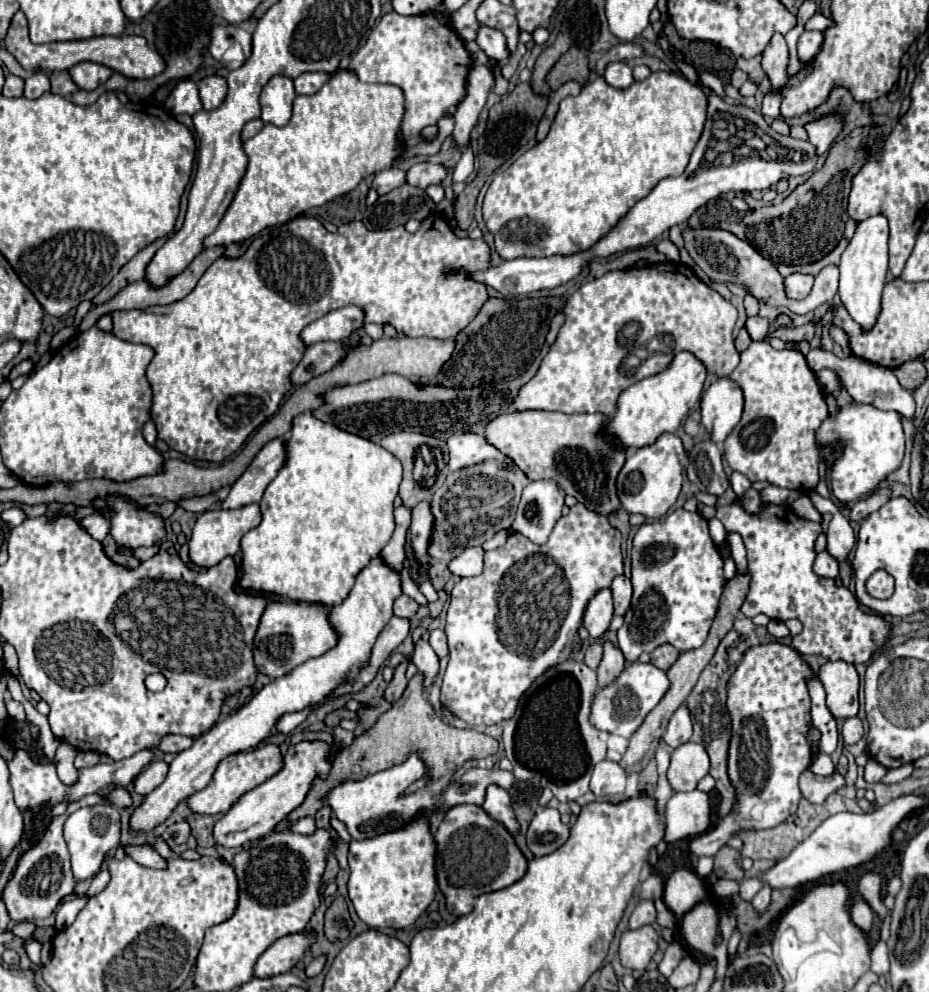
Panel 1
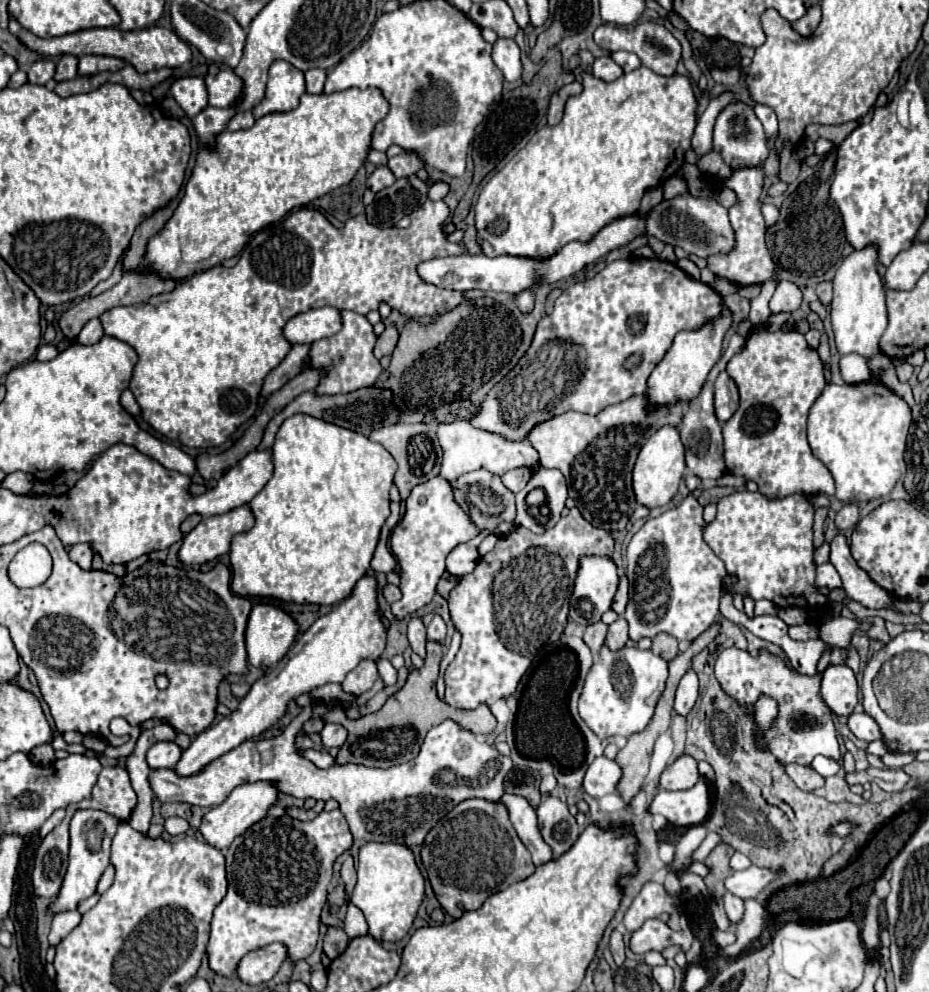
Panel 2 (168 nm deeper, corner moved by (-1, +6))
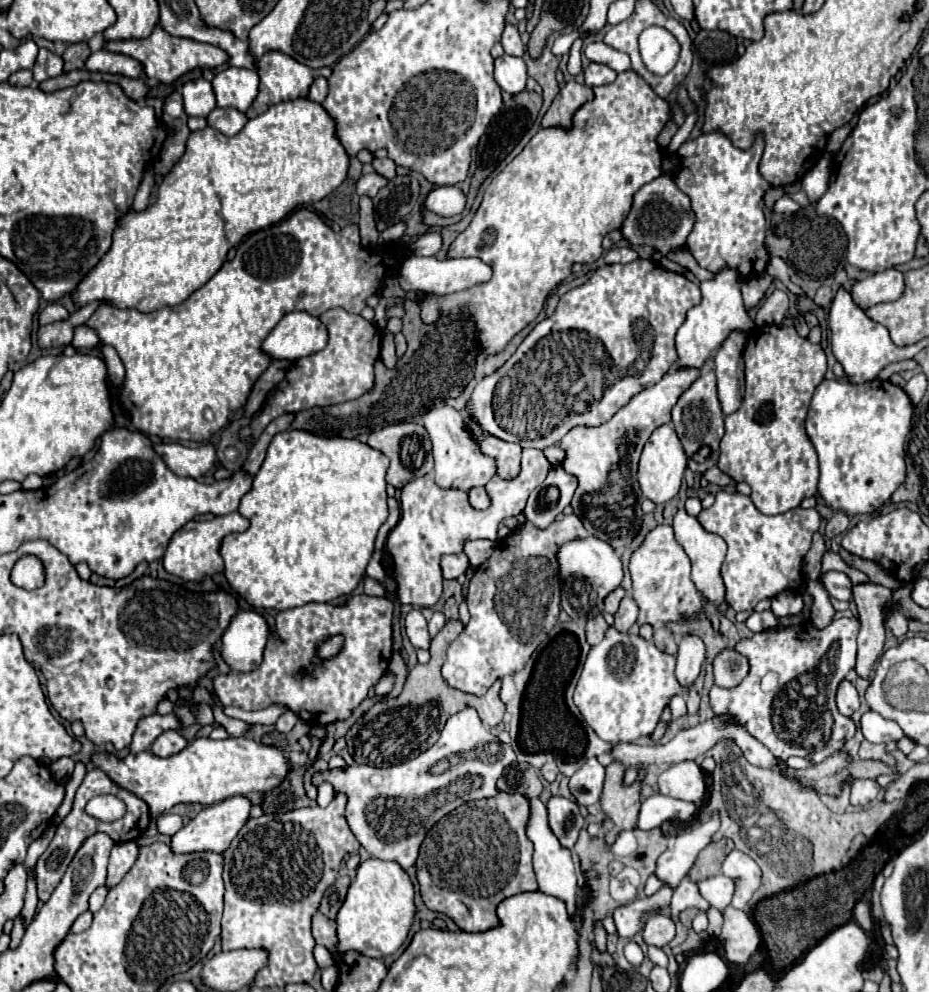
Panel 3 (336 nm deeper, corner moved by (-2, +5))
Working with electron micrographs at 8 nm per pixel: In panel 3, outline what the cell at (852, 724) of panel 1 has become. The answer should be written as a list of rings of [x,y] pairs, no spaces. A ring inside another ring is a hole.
[[[875,711],[863,713],[861,731],[863,731],[863,737],[871,743],[891,743],[903,737],[903,731],[895,721],[887,721]]]

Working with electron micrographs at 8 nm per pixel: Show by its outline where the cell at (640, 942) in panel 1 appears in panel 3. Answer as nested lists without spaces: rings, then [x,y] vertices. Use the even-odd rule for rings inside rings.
[[[653,915],[643,927],[643,941],[647,945],[665,947],[675,937],[675,925],[669,915]]]

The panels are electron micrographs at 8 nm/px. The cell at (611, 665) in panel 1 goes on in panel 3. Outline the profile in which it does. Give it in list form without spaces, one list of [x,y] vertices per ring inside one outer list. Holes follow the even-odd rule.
[[[627,595],[621,605],[619,605],[619,611],[615,613],[615,623],[613,627],[619,631],[619,633],[627,633],[631,629],[631,625],[635,623],[637,619],[637,605],[635,601],[631,601],[631,597]]]

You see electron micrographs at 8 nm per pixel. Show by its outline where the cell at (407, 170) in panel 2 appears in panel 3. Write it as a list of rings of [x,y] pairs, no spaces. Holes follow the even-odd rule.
[[[375,159],[373,161],[373,167],[379,175],[387,177],[387,179],[393,179],[397,175],[397,165],[391,161],[391,159]]]

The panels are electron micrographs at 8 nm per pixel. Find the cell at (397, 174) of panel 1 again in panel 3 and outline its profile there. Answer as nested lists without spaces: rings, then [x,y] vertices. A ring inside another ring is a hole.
[[[371,173],[371,175],[363,175],[359,181],[357,181],[357,193],[359,195],[369,195],[369,197],[375,197],[377,191],[381,187],[387,185],[387,179],[379,173]]]

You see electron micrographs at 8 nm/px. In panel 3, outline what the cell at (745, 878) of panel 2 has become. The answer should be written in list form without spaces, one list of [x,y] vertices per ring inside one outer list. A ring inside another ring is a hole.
[[[715,875],[709,877],[707,881],[701,881],[699,891],[713,907],[723,911],[731,903],[731,897],[735,893],[735,879],[725,875]]]

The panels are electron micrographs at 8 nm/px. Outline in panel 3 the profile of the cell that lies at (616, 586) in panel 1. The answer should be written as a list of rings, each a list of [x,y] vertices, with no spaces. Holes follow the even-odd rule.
[[[617,587],[613,593],[609,593],[607,595],[607,599],[605,599],[605,611],[607,613],[611,613],[611,615],[615,615],[617,613],[617,609],[619,609],[619,603],[621,603],[621,599],[627,595],[627,591],[623,589],[623,587]]]

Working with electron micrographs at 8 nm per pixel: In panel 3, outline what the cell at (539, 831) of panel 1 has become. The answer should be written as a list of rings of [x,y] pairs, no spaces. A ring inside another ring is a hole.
[[[551,797],[547,803],[547,811],[549,811],[549,827],[559,839],[561,847],[573,849],[577,843],[579,831],[585,825],[577,803],[565,797]]]

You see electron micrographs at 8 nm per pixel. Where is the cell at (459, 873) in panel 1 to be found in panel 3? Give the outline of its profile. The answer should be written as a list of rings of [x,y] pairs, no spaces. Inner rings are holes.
[[[499,793],[491,799],[467,801],[437,821],[423,839],[417,859],[421,897],[431,911],[443,913],[463,931],[495,927],[497,905],[517,893],[535,891],[531,855],[533,843],[525,835],[529,801],[519,793]]]

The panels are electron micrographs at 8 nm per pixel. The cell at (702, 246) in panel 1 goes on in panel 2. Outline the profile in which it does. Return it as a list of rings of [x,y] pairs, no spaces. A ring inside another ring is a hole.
[[[684,192],[682,196],[662,200],[654,208],[650,208],[644,220],[648,236],[654,236],[670,246],[680,246],[688,254],[696,254],[700,258],[706,258],[716,252],[730,252],[734,246],[728,210],[720,206],[714,198],[698,198],[690,192]]]

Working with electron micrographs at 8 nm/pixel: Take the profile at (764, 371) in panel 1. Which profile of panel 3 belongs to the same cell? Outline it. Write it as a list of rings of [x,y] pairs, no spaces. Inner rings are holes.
[[[767,325],[763,329],[755,327],[749,335],[747,335],[747,343],[745,343],[745,351],[743,351],[743,359],[745,359],[745,397],[743,397],[743,405],[739,411],[731,413],[725,417],[725,435],[721,439],[721,457],[719,457],[719,469],[727,475],[731,475],[735,481],[745,481],[751,485],[753,493],[751,493],[751,499],[755,503],[755,507],[761,511],[761,513],[767,513],[767,515],[777,515],[777,513],[785,513],[793,507],[797,507],[805,497],[813,497],[817,495],[817,481],[819,481],[819,465],[817,465],[817,453],[815,453],[815,447],[811,445],[807,433],[805,433],[805,415],[807,415],[807,409],[809,409],[809,403],[811,403],[811,395],[815,391],[815,387],[823,381],[825,377],[825,371],[827,371],[827,357],[823,353],[823,349],[819,345],[813,345],[809,339],[801,339],[797,335],[797,329],[795,327],[779,327],[779,325]]]

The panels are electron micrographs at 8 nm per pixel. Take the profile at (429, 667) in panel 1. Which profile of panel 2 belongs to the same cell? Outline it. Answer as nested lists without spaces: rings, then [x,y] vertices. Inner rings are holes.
[[[412,618],[408,622],[408,642],[416,654],[426,656],[426,628],[420,618]]]

